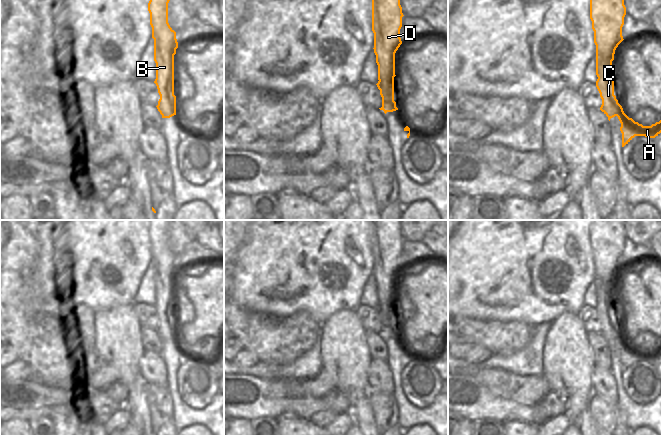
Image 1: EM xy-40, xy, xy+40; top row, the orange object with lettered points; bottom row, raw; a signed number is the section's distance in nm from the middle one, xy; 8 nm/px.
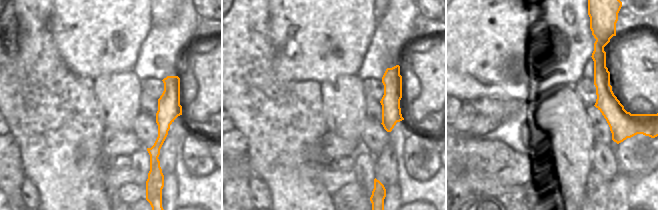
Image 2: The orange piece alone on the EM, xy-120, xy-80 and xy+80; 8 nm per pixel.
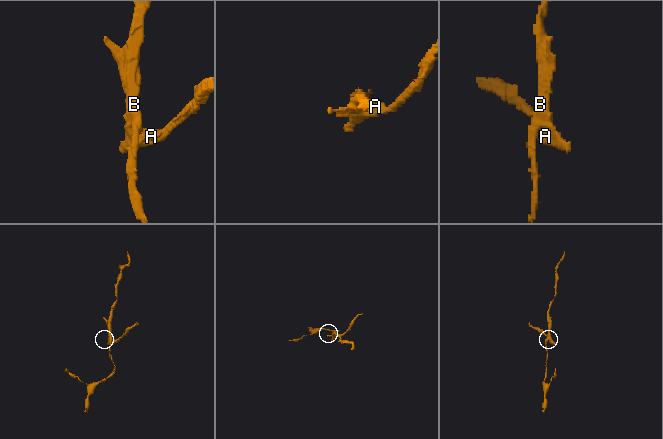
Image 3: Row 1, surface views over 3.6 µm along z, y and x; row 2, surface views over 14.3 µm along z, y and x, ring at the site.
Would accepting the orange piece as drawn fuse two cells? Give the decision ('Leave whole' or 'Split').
Split

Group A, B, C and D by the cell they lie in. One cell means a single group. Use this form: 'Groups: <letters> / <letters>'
Groups: A C / B D

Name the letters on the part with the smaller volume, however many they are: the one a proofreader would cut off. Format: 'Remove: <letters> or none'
Remove: A, C

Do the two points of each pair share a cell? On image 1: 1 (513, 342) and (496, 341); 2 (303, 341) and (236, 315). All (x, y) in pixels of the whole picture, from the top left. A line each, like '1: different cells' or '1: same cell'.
1: same cell
2: same cell

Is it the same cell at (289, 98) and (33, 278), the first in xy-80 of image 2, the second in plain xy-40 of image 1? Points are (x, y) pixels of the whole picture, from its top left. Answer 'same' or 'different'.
different

